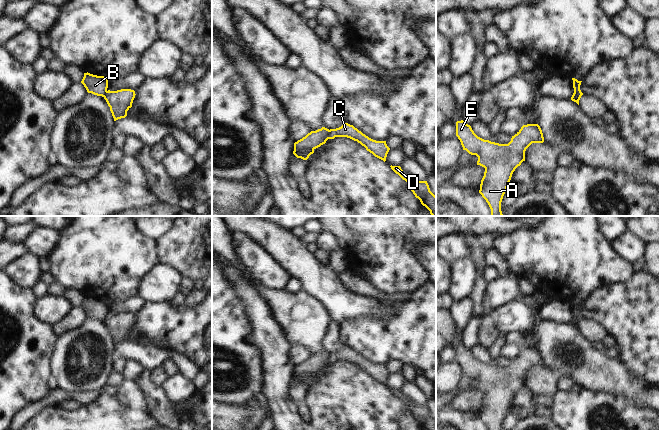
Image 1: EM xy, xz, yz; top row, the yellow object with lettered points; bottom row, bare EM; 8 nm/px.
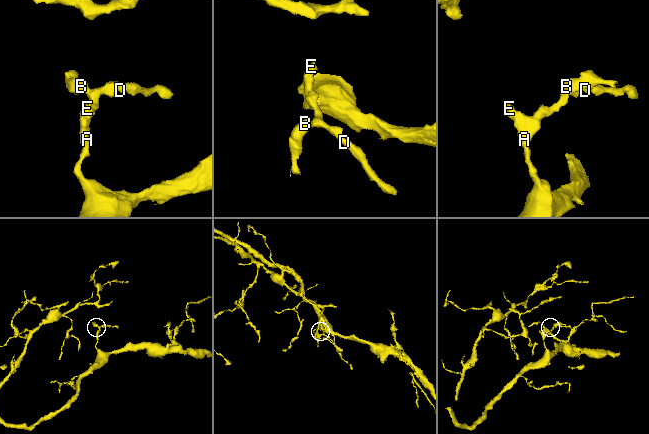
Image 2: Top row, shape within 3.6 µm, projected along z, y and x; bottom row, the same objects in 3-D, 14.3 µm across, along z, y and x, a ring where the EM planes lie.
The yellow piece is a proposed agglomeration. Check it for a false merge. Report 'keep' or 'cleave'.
cleave

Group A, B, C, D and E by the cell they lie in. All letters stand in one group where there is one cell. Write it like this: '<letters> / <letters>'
A C D E / B

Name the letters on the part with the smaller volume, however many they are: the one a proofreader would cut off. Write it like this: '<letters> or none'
B

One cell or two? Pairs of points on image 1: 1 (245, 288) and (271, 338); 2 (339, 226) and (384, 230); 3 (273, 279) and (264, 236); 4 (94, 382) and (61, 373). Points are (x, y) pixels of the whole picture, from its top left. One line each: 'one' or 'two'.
1: one
2: two
3: two
4: one

